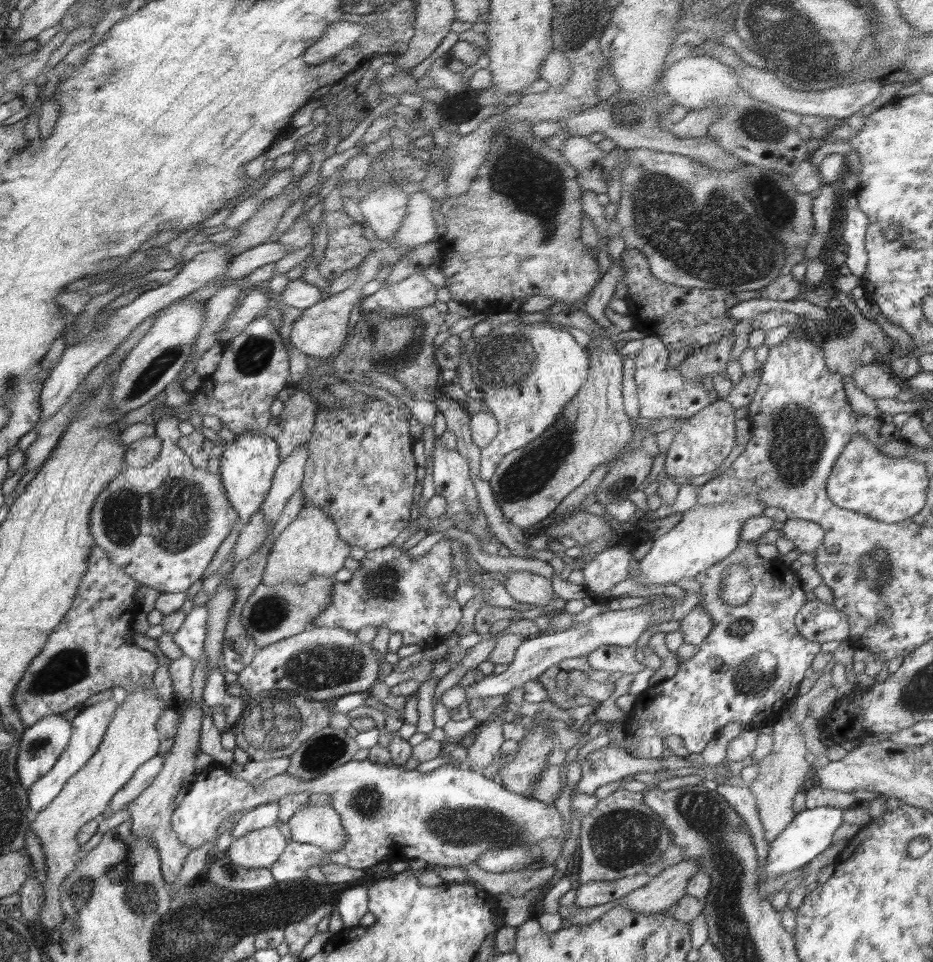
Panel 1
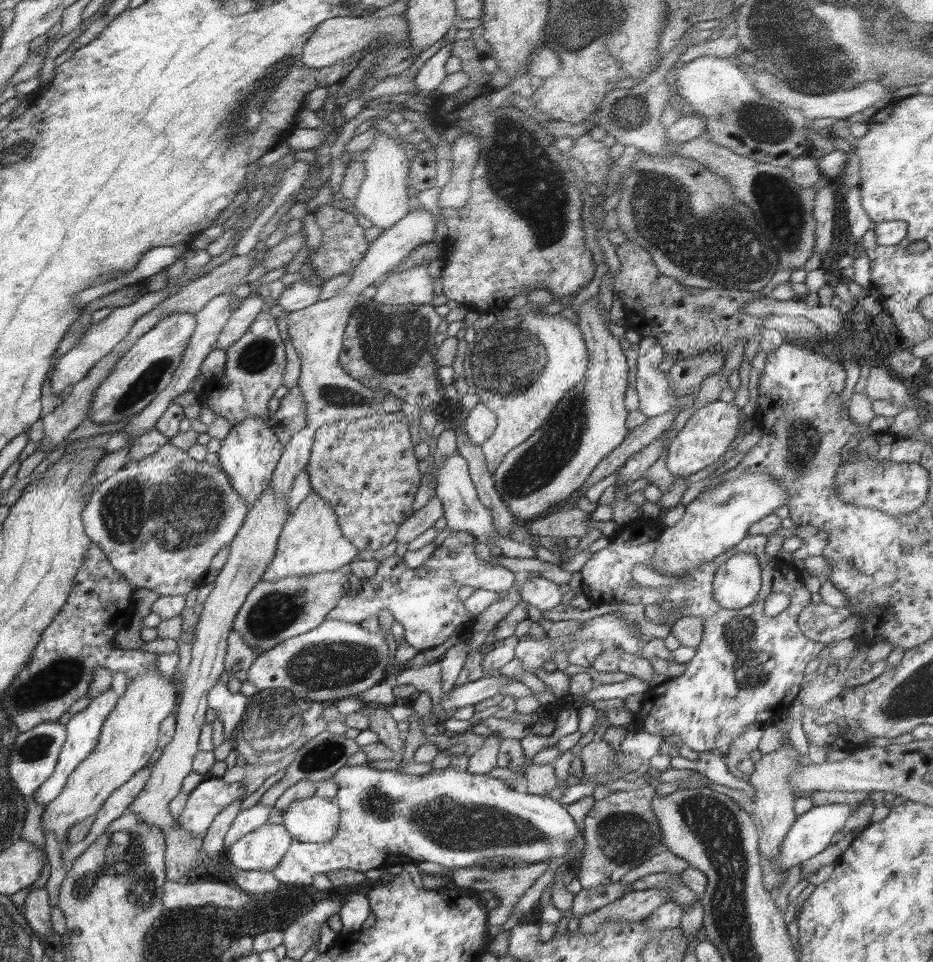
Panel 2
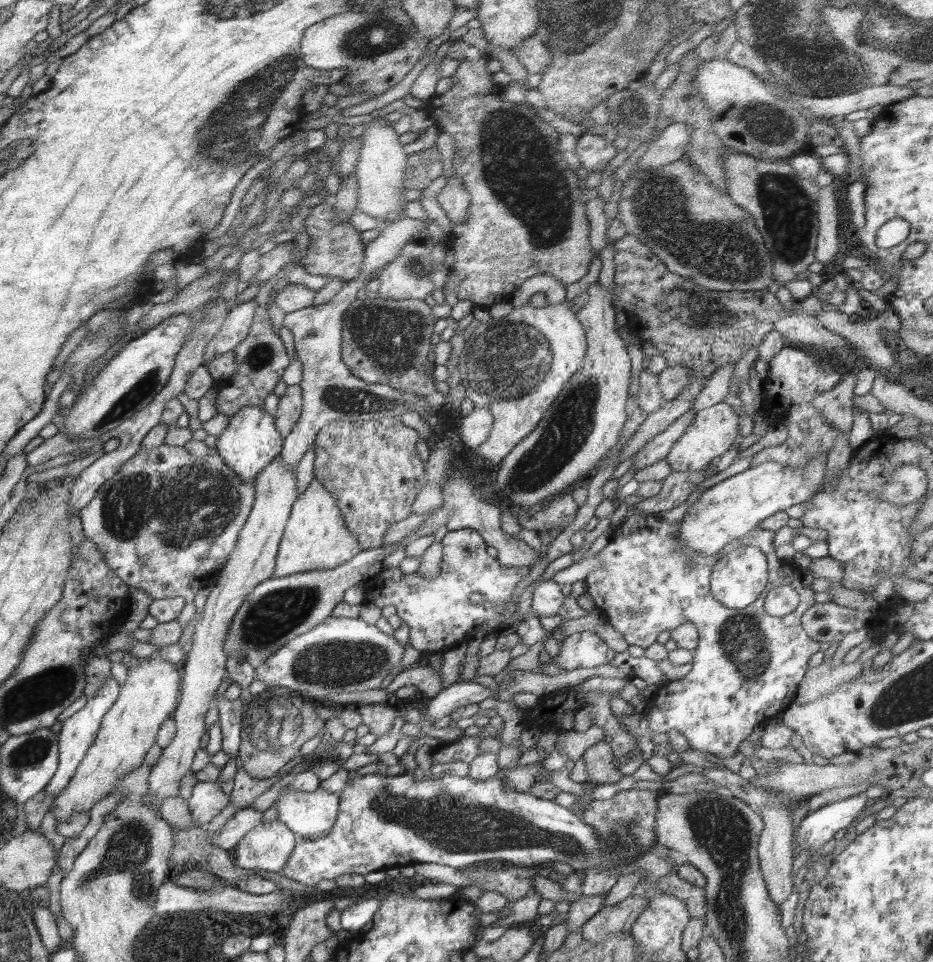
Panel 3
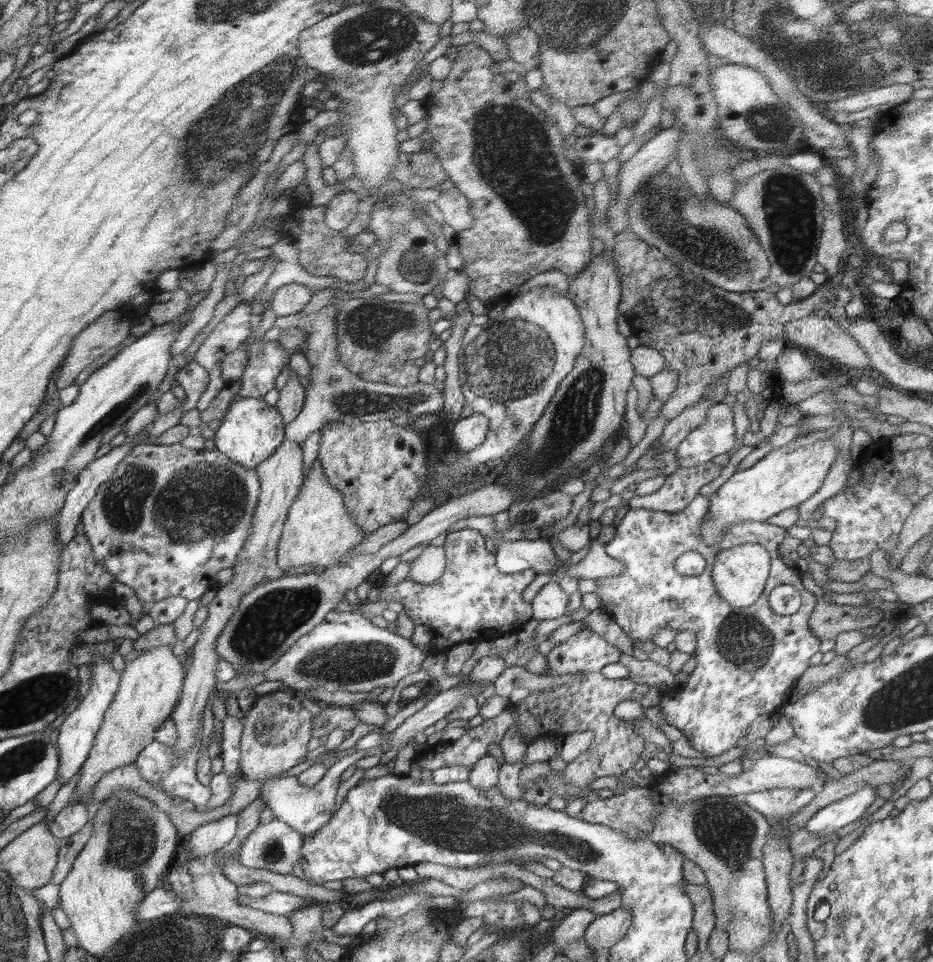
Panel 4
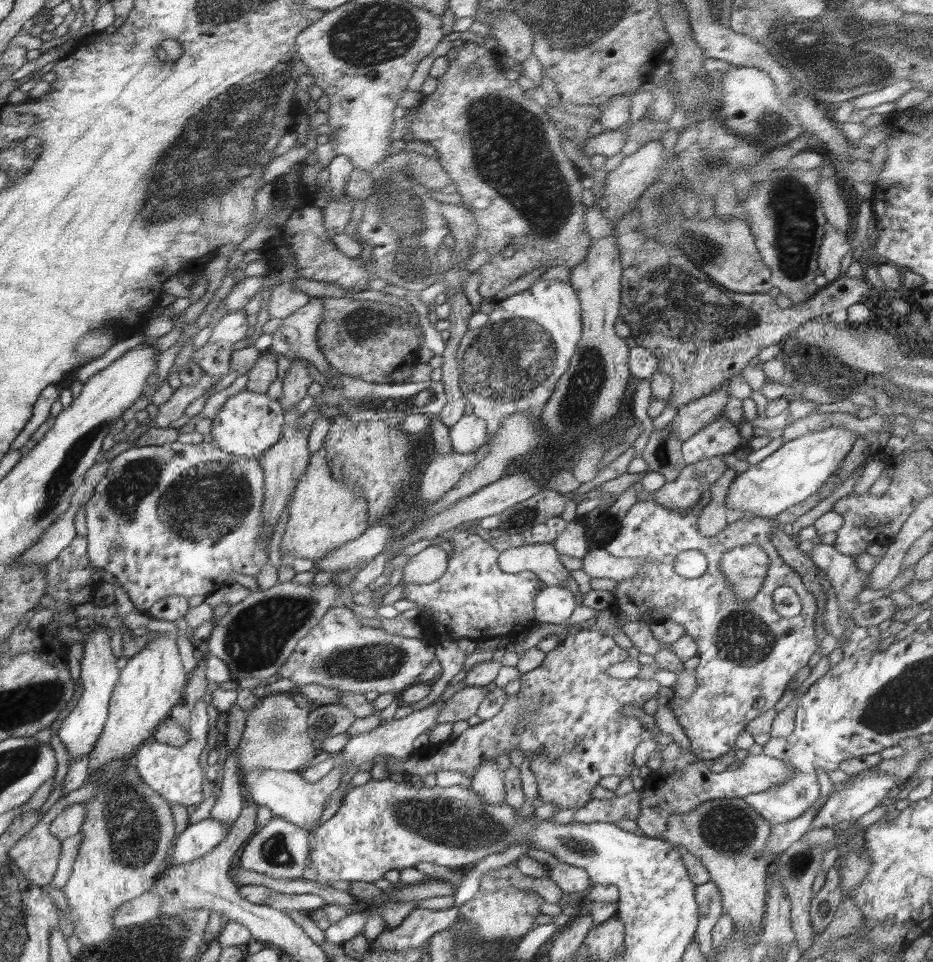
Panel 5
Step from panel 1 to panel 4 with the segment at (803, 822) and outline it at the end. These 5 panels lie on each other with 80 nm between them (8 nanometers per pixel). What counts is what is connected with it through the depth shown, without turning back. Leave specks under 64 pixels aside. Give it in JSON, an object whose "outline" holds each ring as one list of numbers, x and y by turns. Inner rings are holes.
{"outline":[[868,784,868,787,862,787,854,794,825,806,810,817,805,826,806,830,814,836,826,836,856,822,875,802,878,788]]}

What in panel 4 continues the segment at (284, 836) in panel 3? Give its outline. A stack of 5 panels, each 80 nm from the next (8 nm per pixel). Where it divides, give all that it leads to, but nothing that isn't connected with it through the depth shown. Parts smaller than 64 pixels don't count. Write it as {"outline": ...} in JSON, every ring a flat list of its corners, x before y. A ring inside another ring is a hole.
{"outline":[[276,818,268,824,259,825,246,836,236,857,251,869,264,869,276,874,291,874,291,867,300,863,302,839,304,836,292,830,288,824]]}

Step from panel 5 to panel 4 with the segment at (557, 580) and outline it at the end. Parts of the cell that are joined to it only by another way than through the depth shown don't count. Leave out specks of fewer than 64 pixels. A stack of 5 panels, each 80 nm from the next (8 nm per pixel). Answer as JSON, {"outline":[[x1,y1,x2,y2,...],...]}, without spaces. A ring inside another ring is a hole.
{"outline":[[484,515,483,517,471,516,459,520,457,523,450,526,448,532,454,532,462,529,474,529,477,530,480,534,483,534,486,538,490,538,494,542,497,551,495,553,495,562,494,566,496,570,506,573,506,574,520,574,522,572,531,571,534,574,546,573,549,570,553,571,556,576,559,576,558,569,555,570,555,564,558,562,556,555,554,555,554,548,552,547,552,541,538,539,538,540,526,540,520,539,516,541,508,540,496,530,494,525,494,515]]}

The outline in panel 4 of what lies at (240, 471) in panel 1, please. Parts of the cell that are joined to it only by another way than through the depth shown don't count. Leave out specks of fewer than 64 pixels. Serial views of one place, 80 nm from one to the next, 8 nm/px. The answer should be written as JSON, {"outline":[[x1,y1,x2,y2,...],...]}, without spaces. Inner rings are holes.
{"outline":[[239,398,229,405,223,417,213,439,216,448,244,468,257,468,264,460,270,459,286,439,282,415,262,398]]}

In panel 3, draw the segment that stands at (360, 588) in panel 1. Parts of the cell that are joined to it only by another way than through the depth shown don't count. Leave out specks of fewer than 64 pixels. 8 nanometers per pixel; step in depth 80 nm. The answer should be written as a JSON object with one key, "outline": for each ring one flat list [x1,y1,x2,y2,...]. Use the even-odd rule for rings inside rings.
{"outline":[[465,528,462,530,448,531,443,538,443,557,440,572,431,579,422,578,417,572,403,574,398,567,382,568,375,579,367,579,364,582,363,601,352,605,345,601,339,602,332,611,334,618,359,618,363,608,384,608,384,606,395,606,397,615,410,627,409,642,413,649,422,654,436,654,448,648,453,648,460,642,467,641,474,636,476,630,482,626,488,626,494,633,505,627,506,620,510,618,517,609,517,603,509,604,512,593,517,584,528,574,530,567,505,567,498,559,486,553,487,544,478,531],[479,592,484,596,483,602,472,605,469,596]]}

